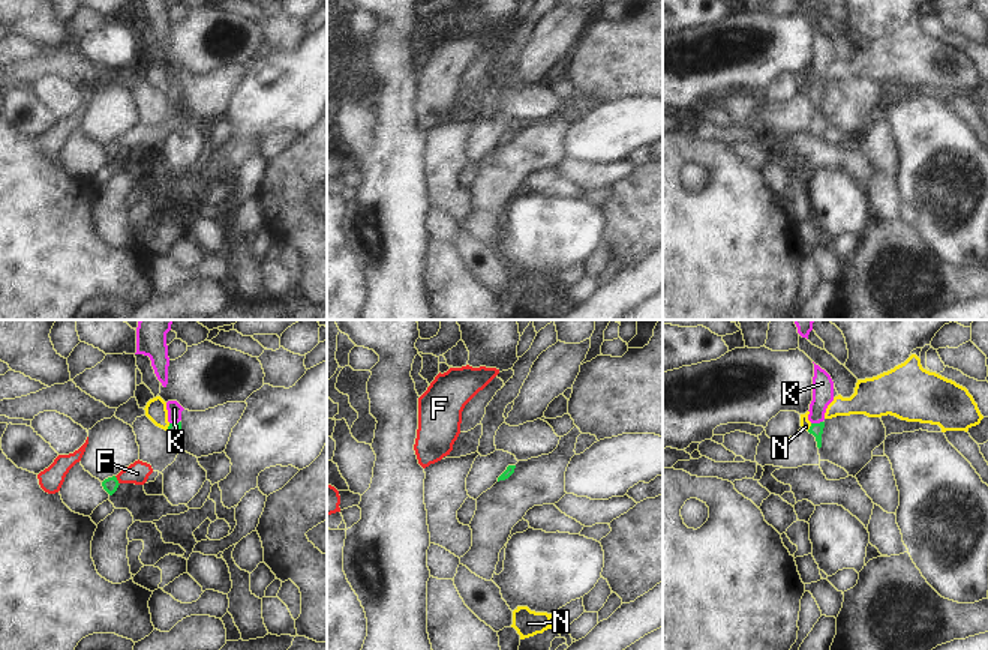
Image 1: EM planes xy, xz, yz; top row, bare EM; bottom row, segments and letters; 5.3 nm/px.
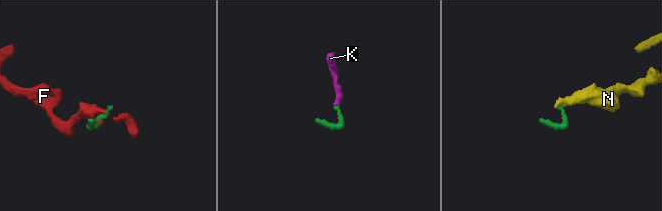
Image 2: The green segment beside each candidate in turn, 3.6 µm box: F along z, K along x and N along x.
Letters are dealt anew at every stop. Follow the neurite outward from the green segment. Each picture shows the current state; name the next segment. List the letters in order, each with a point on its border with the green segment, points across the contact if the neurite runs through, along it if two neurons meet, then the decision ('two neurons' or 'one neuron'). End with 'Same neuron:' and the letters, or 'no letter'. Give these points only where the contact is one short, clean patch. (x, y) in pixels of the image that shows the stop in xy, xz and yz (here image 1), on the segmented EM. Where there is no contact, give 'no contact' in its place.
F: xy (117, 481) | along xy (114, 476), (119, 484) | two neurons
K: yz (816, 424) | across yz (816, 430), (816, 424), (822, 383) | one neuron
N: xy (168, 427) | along xy (170, 424), (167, 430) | two neurons
Same neuron: K

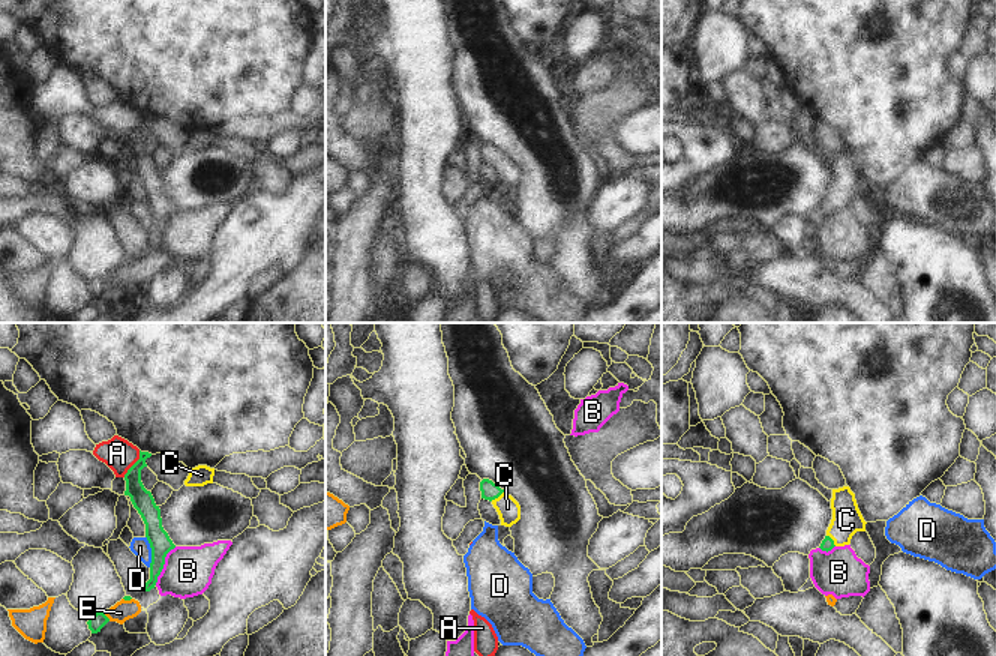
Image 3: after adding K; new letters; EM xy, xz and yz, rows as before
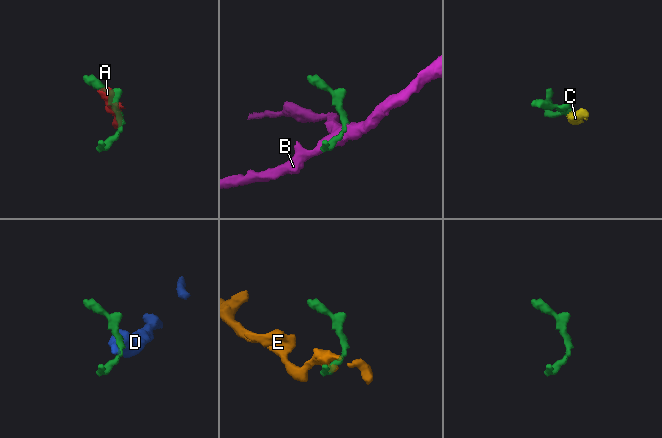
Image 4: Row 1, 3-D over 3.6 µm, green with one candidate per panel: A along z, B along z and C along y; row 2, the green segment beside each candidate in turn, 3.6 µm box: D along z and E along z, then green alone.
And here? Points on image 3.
A: xy (134, 464) | along xy (140, 451), (140, 458), (123, 476) | two neurons
B: xy (164, 563) | two neurons
C: xz (497, 497) | across xz (489, 491), (497, 497), (507, 508) | one neuron
D: xy (152, 551) | along xy (146, 536), (150, 545), (150, 566) | two neurons
E: xy (105, 616) | along xy (107, 610), (105, 616), (110, 620) | two neurons
Same neuron: C

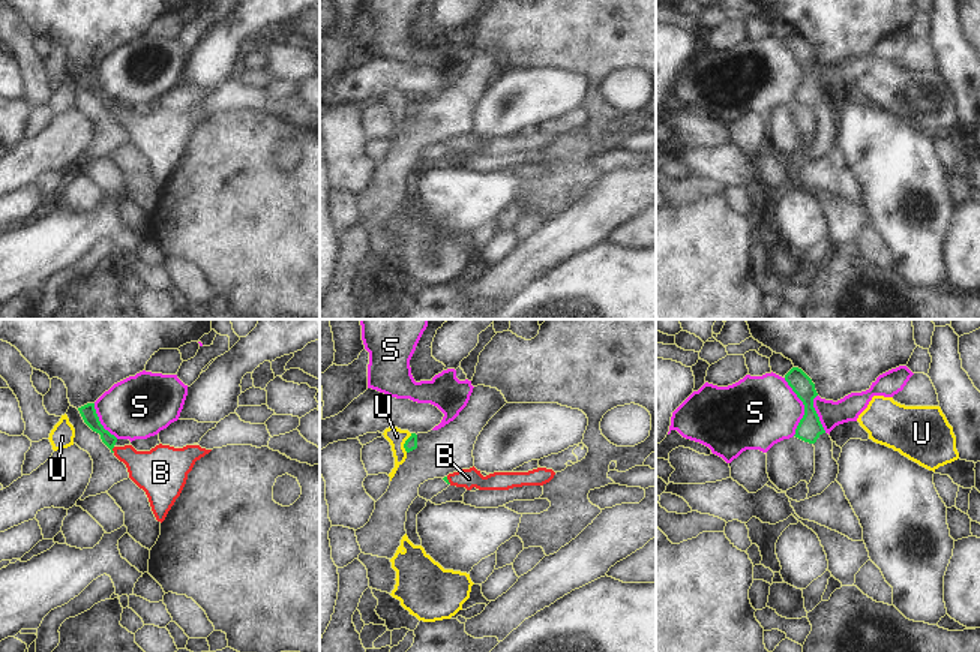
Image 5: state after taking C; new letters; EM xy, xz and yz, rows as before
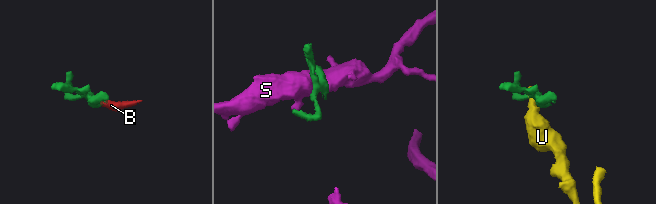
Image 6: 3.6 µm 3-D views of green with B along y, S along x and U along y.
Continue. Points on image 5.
B: xy (111, 450) | across xy (89, 414), (110, 441), (111, 450), (128, 454), (152, 471) | one neuron
S: yz (805, 406) | two neurons
U: xz (405, 442) | along xz (411, 433), (404, 444), (405, 451) | two neurons
Same neuron: B

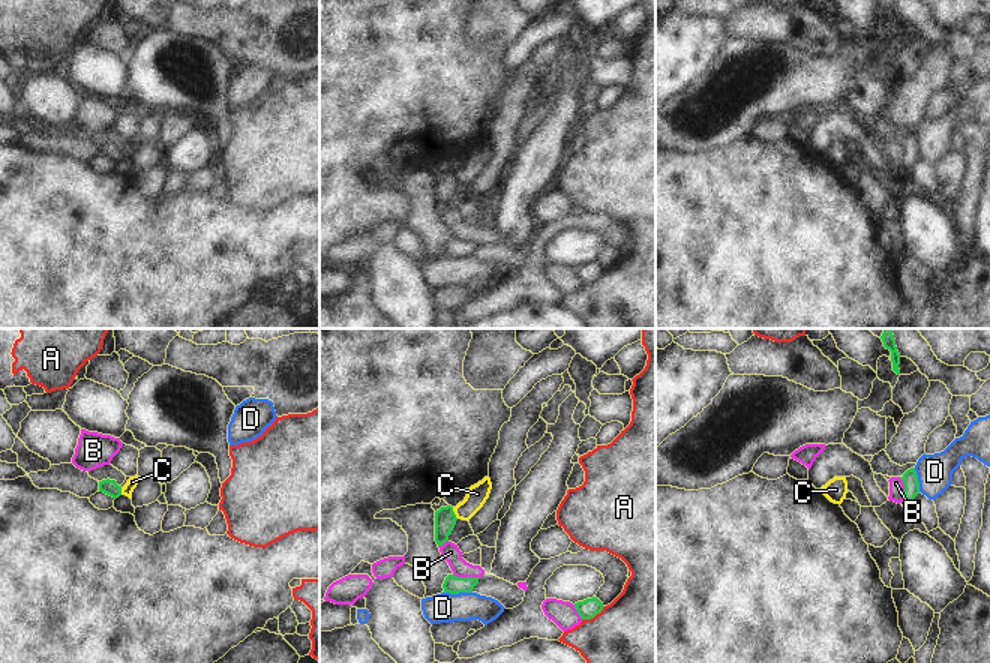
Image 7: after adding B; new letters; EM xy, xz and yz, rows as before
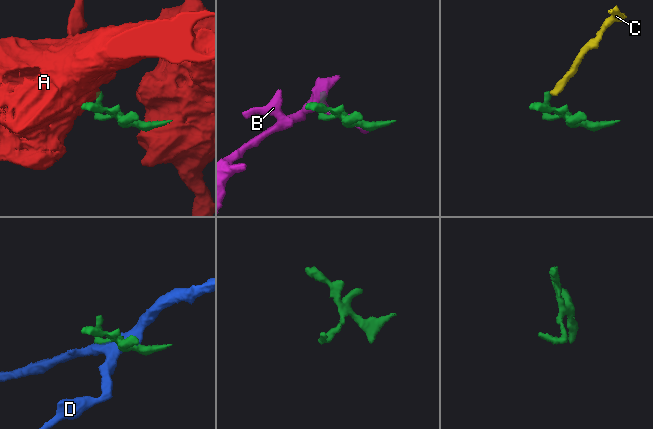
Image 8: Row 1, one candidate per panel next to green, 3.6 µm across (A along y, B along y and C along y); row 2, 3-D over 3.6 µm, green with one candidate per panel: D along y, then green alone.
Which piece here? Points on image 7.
A: xz (593, 617) | two neurons
B: xz (465, 578) | along xz (453, 573), (477, 578) | two neurons
C: xz (453, 513) | along xz (452, 507), (458, 518) | two neurons
D: xz (458, 593) | two neurons
Same neuron: no letter

